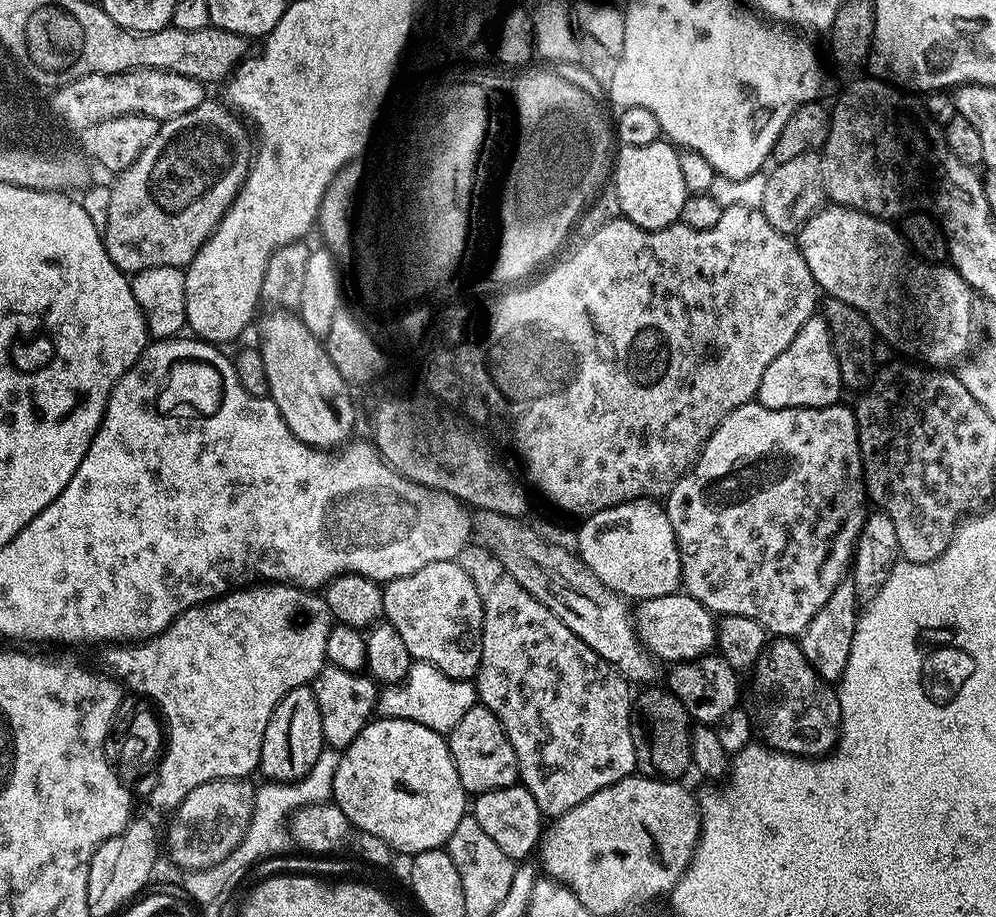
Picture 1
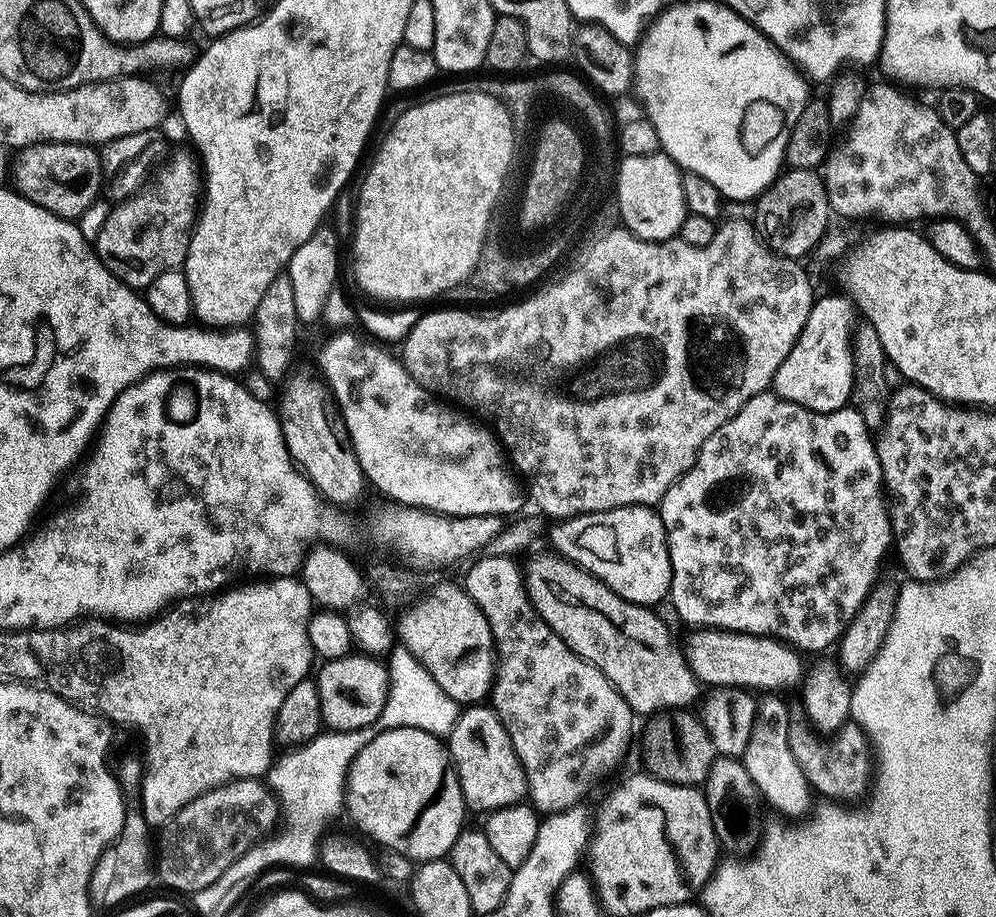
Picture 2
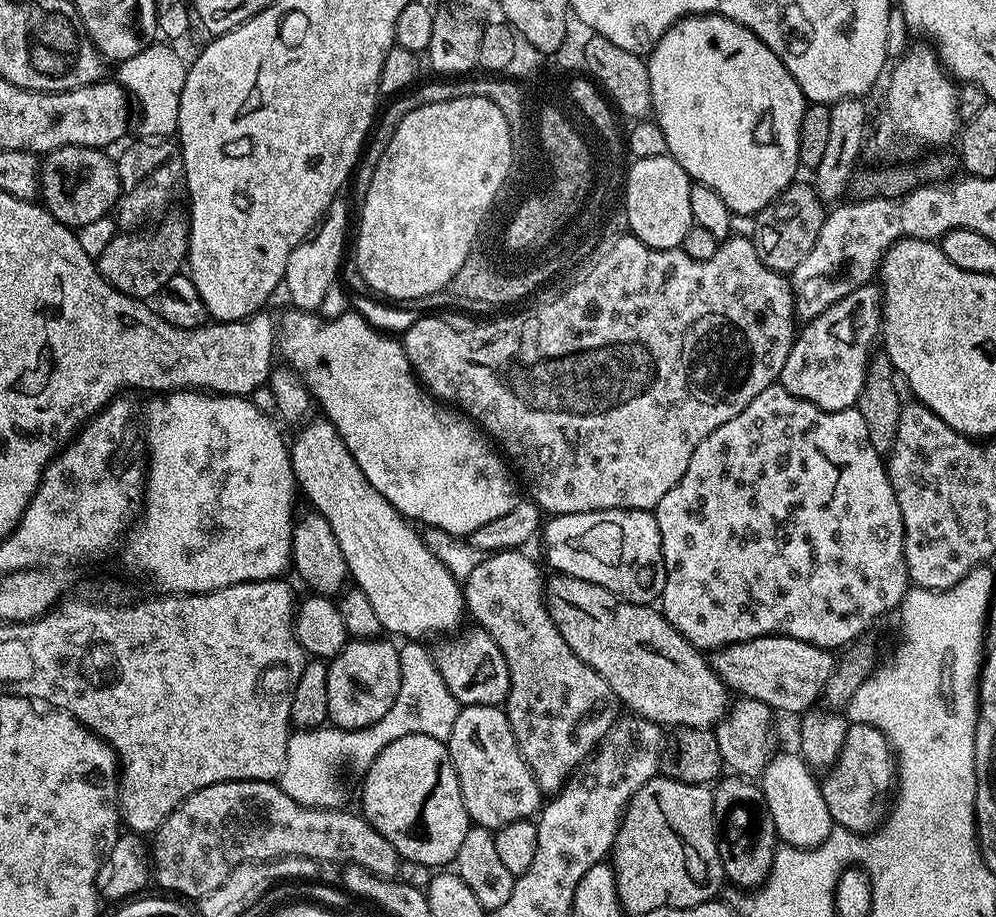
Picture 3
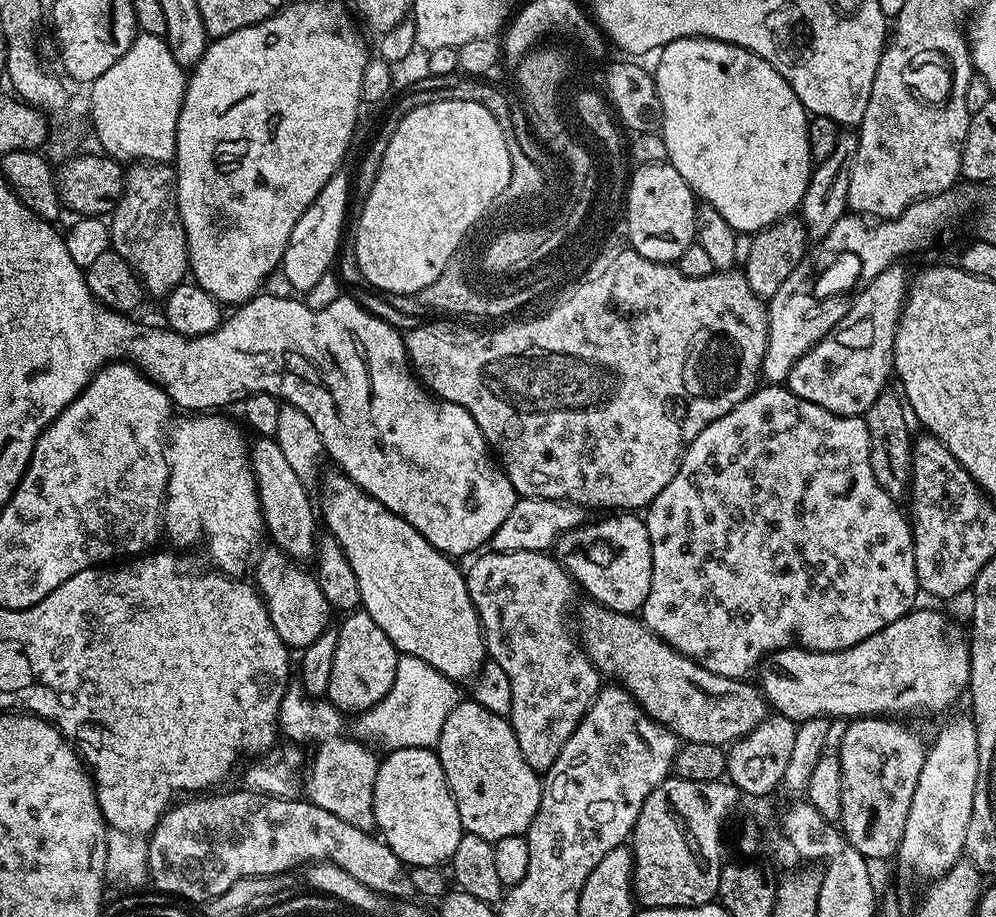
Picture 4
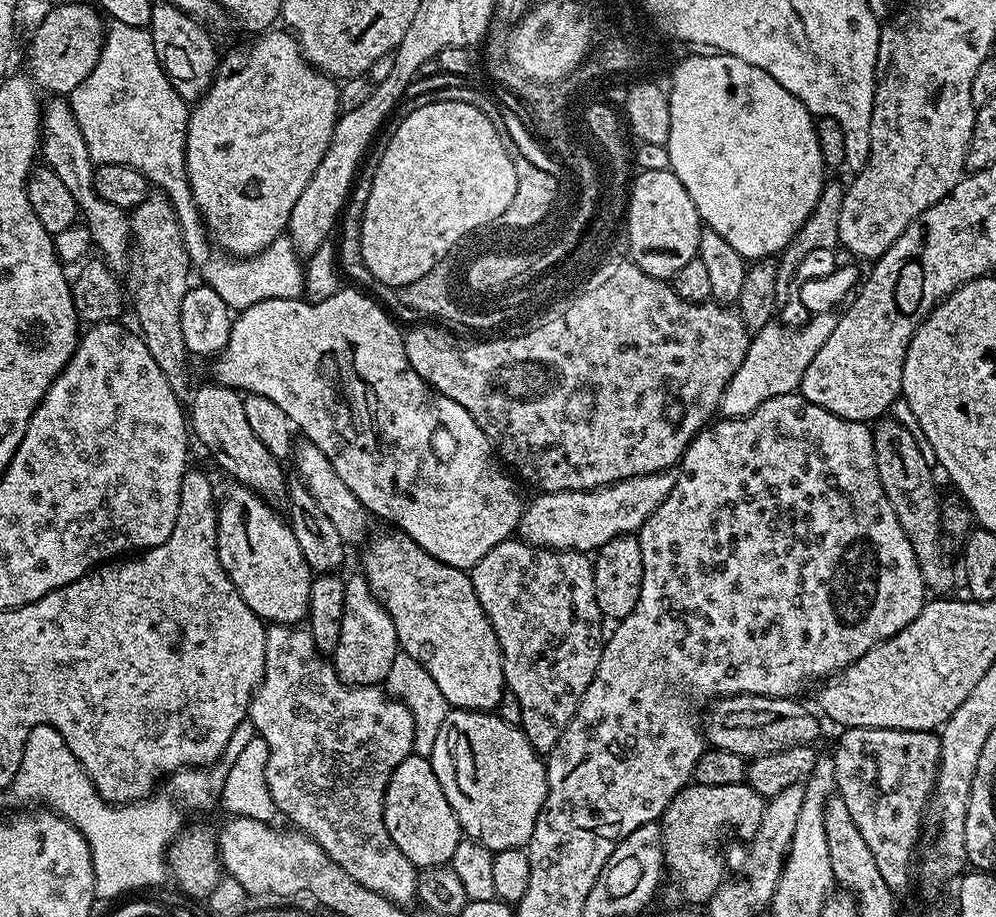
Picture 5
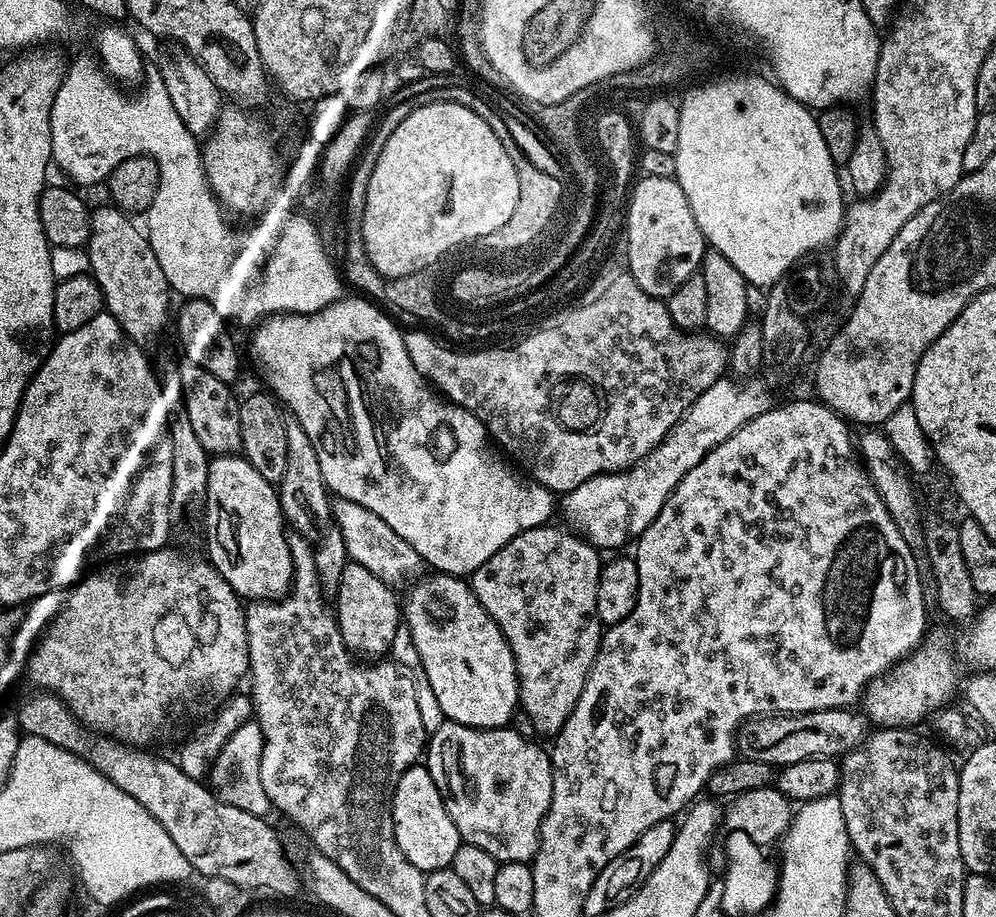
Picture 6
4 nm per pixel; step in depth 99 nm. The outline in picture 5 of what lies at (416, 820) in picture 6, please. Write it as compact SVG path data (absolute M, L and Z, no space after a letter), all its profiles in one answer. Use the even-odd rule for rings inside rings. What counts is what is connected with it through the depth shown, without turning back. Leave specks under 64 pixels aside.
M410 755L398 762L394 774L390 774L388 788L384 791L384 821L394 846L398 846L398 850L402 850L402 854L406 854L406 858L410 858L410 862L415 864L417 869L447 865L454 850L458 850L458 842L462 838L458 818L450 802L446 802L446 794L442 794L442 786L434 774L432 761L427 756Z

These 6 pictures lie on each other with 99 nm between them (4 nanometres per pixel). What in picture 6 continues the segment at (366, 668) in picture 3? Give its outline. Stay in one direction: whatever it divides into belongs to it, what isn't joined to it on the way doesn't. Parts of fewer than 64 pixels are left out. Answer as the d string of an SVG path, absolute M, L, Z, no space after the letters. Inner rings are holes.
M348 563L346 570L342 570L342 578L338 578L338 590L334 594L334 611L336 621L340 627L342 638L346 642L349 652L360 658L384 658L391 653L394 634L402 626L402 604L394 593L393 585L382 582L382 578L370 574L366 566Z

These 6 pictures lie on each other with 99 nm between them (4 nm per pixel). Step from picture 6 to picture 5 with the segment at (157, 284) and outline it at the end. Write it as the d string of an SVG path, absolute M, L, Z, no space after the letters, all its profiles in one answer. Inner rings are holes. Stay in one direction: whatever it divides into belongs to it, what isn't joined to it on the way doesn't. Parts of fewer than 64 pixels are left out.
M60 96L51 97L43 105L40 113L40 151L43 163L56 174L71 197L77 203L82 224L88 227L87 239L94 245L105 264L113 270L127 269L130 263L130 245L132 244L132 221L129 213L111 202L106 202L96 193L96 168L86 150L86 138L78 126L78 118L73 114L69 101Z

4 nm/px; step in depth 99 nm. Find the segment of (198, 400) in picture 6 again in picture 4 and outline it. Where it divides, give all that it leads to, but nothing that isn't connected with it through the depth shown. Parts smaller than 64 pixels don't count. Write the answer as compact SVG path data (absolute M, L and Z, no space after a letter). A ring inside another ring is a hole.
M262 436L253 439L250 444L250 459L252 461L252 473L256 475L256 489L260 499L260 509L264 515L264 526L270 540L272 536L271 543L279 548L280 551L286 553L294 562L311 561L316 555L318 512L317 509L316 512L312 509L312 504L308 501L308 496L310 496L309 489L302 486L302 478L298 478L298 474L294 474L294 469L286 463L286 457L282 455L282 450L275 438Z

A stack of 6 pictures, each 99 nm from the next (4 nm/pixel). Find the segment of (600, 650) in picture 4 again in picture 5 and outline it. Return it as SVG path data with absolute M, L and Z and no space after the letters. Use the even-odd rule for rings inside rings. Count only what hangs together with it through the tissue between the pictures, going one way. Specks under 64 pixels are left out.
M725 696L711 705L712 713L702 720L702 731L711 747L730 750L730 754L745 758L815 745L820 736L817 713L798 701L787 696Z

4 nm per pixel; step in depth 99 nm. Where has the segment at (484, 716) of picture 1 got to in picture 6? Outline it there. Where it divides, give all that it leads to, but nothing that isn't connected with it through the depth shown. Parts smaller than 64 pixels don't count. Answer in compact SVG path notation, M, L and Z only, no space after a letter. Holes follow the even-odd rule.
M445 719L444 724L438 726L436 732L431 733L430 739L426 744L426 767L430 770L430 778L434 778L434 786L438 786L438 790L442 794L442 802L446 806L454 826L458 826L458 834L461 841L465 844L478 846L478 850L486 850L486 854L490 854L500 864L509 864L510 862L529 863L535 858L536 851L540 845L540 827L552 801L552 758L545 749L543 752L537 744L535 739L527 740L521 734L516 733L511 726L471 728L449 719Z

